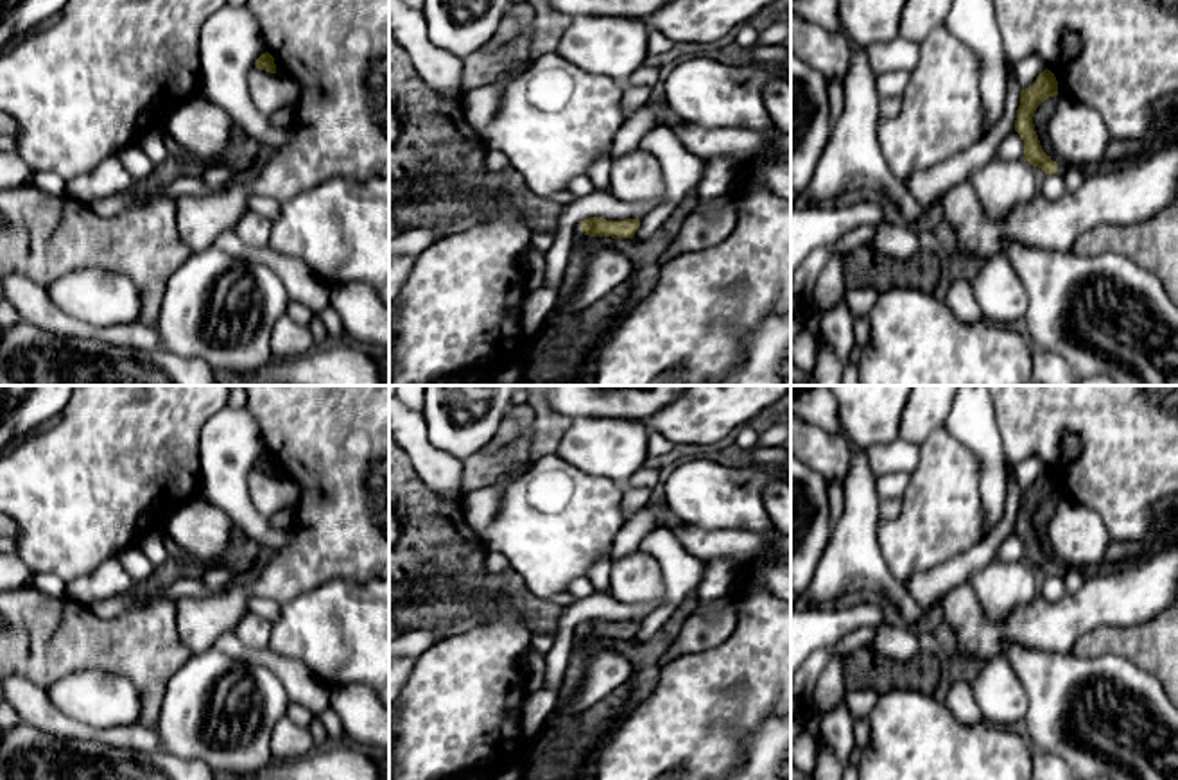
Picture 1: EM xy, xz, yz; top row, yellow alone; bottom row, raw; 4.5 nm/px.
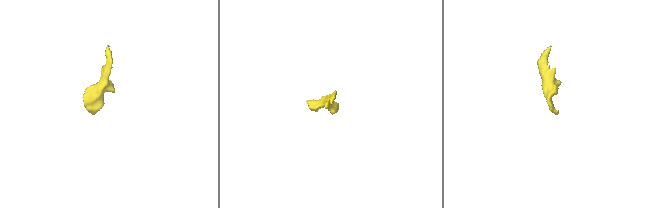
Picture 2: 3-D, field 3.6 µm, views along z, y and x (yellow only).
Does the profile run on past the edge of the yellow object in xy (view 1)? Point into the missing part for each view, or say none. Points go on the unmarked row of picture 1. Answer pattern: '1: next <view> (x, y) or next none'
1: next none

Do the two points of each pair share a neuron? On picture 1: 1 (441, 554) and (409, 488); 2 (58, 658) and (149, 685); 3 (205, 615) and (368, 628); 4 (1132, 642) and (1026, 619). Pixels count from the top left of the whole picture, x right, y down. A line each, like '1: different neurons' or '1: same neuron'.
1: same neuron
2: same neuron
3: different neurons
4: different neurons

